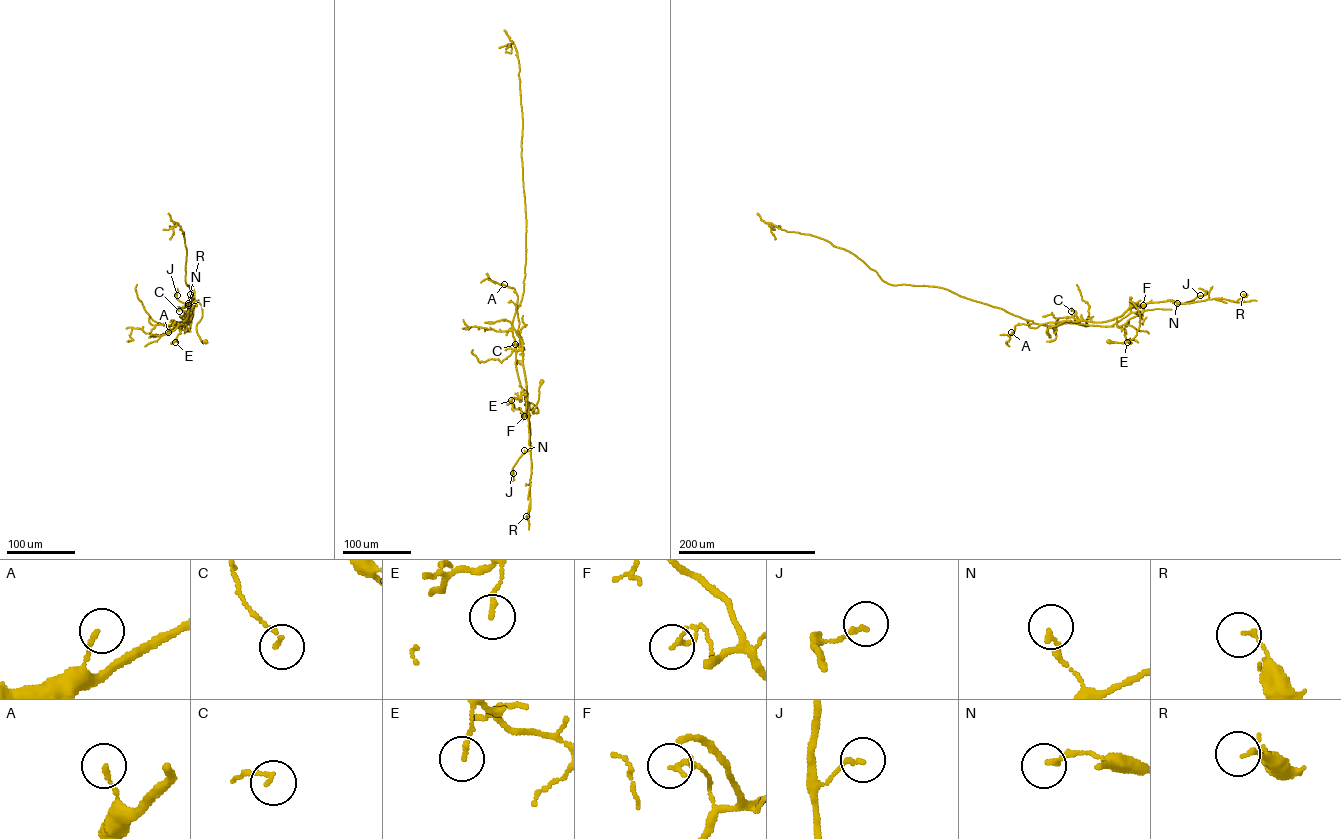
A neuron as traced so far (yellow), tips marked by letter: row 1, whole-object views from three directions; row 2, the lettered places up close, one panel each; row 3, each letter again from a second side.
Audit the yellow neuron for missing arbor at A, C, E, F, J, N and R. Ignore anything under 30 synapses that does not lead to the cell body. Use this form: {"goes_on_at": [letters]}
{"goes_on_at": []}

